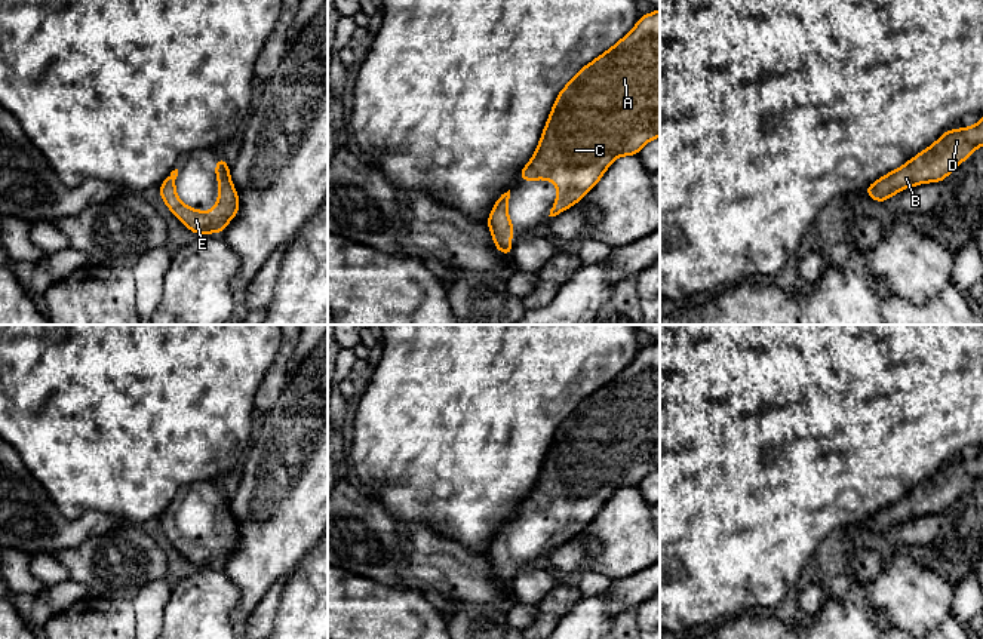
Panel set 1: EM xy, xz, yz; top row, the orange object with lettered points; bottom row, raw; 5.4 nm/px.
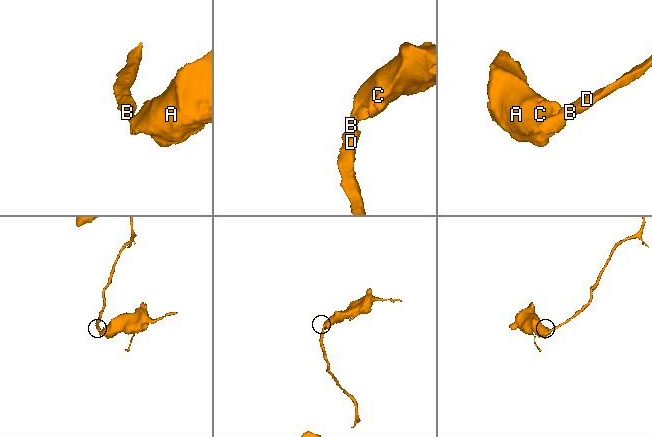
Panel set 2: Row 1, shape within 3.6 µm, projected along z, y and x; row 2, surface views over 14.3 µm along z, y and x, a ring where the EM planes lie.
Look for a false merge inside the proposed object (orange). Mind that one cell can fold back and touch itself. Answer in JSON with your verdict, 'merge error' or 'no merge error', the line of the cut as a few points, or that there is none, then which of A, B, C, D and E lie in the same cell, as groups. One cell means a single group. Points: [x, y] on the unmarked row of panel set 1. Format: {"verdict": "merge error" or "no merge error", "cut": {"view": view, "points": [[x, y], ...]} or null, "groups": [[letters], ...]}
{"verdict": "no merge error", "cut": null, "groups": [["A", "B", "C", "D", "E"]]}

